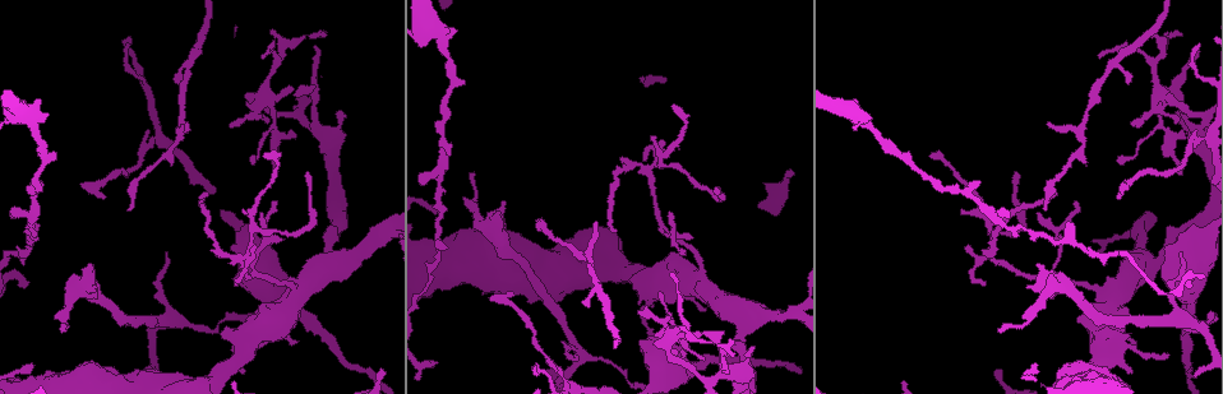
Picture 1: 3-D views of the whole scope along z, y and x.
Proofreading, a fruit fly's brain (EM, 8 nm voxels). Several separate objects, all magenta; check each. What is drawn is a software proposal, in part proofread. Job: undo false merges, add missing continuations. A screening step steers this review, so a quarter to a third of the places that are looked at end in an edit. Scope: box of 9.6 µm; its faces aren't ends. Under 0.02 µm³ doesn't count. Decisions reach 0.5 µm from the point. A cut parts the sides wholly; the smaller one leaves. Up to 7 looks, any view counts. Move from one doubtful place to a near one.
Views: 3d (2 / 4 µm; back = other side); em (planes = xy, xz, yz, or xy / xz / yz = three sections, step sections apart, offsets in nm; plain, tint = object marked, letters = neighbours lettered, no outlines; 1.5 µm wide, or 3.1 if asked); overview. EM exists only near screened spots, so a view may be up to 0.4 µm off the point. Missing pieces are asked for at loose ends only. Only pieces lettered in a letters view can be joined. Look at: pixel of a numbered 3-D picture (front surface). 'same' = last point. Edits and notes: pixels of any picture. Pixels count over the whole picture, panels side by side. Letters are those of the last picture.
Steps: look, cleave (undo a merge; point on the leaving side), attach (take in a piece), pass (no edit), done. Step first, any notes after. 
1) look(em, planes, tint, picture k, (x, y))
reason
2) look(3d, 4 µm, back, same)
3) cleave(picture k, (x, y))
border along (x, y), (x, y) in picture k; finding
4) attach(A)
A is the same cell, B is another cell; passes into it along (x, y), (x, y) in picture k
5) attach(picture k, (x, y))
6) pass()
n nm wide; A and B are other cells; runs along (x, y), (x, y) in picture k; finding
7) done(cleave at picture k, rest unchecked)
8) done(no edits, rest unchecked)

look(em, yz, step 8, tint, picture 1, (207, 195))

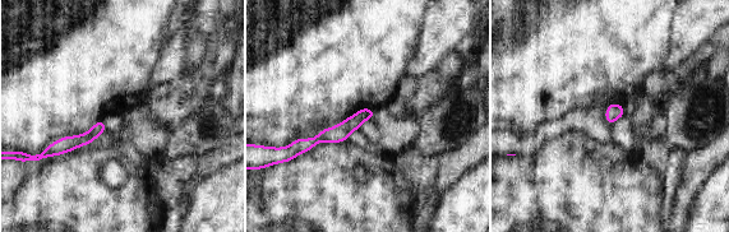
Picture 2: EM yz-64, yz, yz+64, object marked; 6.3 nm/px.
look(em, planes, letters, same)
cut it another way

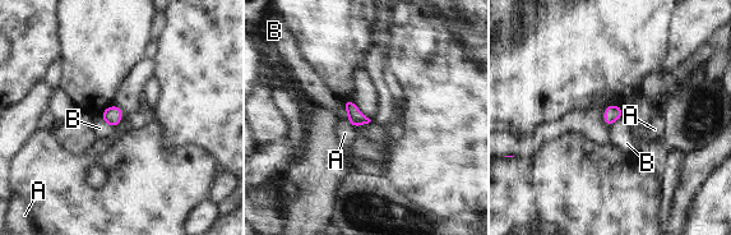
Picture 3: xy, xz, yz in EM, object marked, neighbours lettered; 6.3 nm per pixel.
pass()
100 nm wide; A and B are other cells; border along (342, 101), (347, 113), (347, 120) in picture 3; no lettered piece goes on from it

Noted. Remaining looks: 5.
look(em, planes, plain, picture 1, (753, 348))
free end

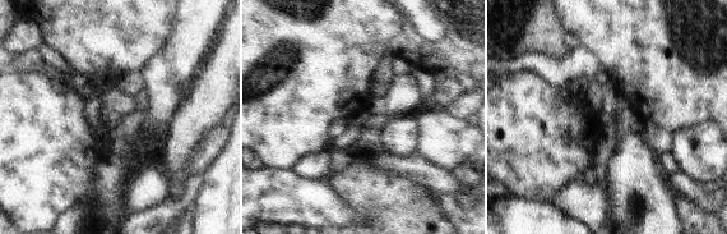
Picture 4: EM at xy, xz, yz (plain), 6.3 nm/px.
look(em, planes, letters, same)
see the neighbours

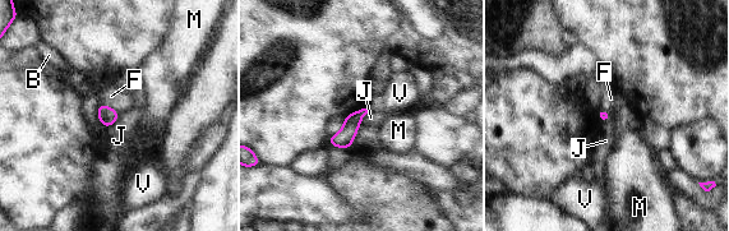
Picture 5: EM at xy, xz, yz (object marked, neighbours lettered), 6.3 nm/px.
pass()
B, F, J, M and V are other cells; border along (119, 112), (118, 119), (106, 128) in picture 5; none of them fits

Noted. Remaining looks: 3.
look(3d, 4 µm, picture 1, (1118, 199))

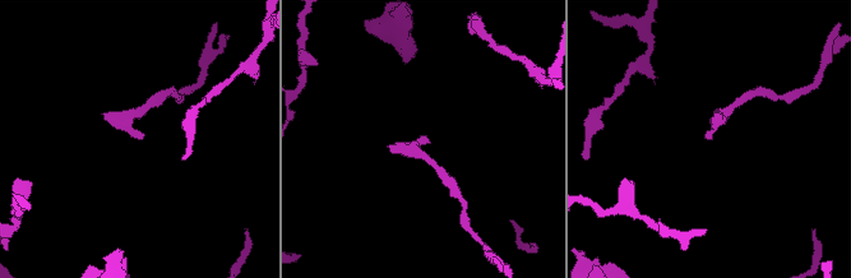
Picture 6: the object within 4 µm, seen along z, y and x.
look(em, yz, step 8, letters, picture 6, (143, 137))
now the EM

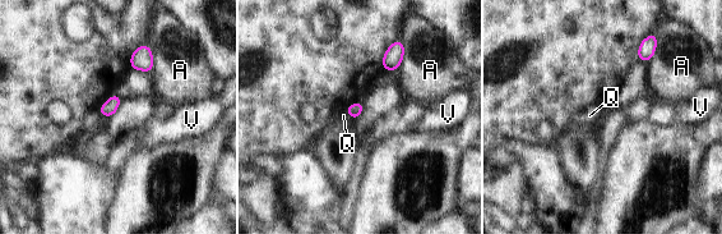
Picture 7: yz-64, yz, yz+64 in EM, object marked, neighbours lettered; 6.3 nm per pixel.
look(em, planes, letters, same)

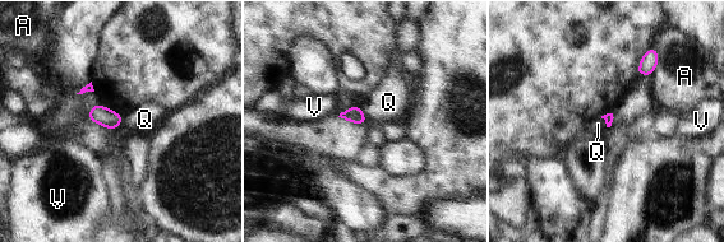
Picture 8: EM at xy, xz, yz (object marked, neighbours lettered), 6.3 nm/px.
pass()
A touches over 150 nm; A, Q and V are other cells; border along (358, 106), (368, 122) in picture 8; none of them fits

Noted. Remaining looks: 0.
done(no edits, rest unchecked)

